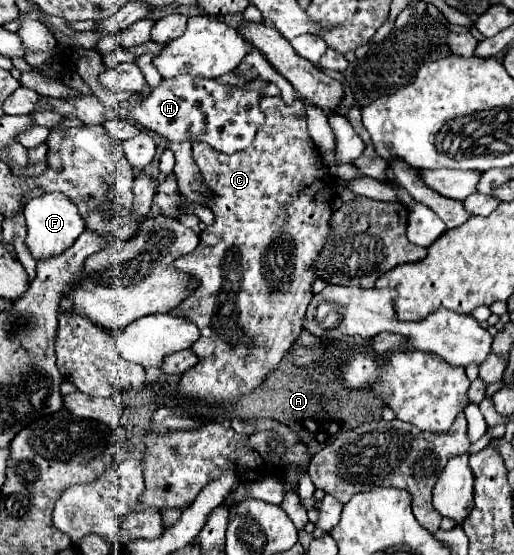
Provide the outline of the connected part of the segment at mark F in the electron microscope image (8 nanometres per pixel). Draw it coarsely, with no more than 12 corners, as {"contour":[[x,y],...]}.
{"contour":[[60,192],[24,208],[36,262],[62,254],[84,232]]}

